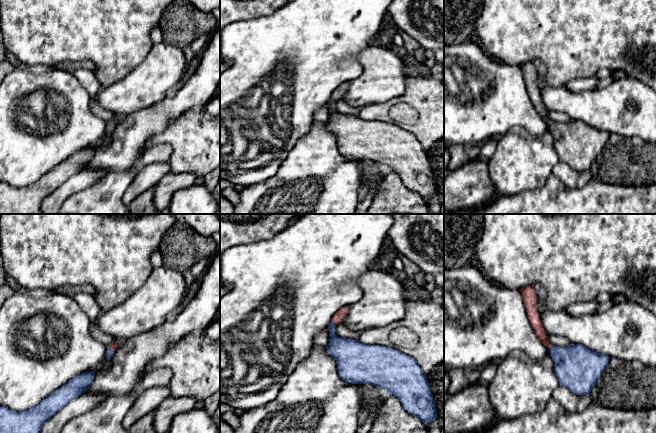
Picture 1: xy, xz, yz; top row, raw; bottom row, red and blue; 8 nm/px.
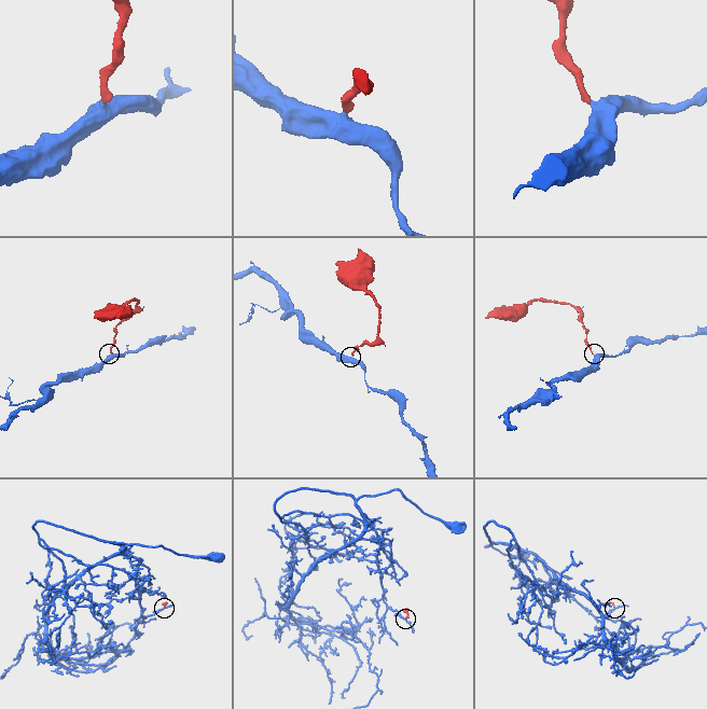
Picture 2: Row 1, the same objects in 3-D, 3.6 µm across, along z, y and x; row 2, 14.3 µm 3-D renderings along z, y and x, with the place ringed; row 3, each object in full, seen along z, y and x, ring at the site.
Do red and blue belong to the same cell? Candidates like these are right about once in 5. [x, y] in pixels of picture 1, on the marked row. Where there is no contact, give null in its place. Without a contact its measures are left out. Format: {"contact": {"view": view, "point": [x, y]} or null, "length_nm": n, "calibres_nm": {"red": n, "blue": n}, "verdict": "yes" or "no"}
{"contact": {"view": "xy", "point": [111, 348]}, "length_nm": 80, "calibres_nm": {"red": 50, "blue": 60}, "verdict": "yes"}

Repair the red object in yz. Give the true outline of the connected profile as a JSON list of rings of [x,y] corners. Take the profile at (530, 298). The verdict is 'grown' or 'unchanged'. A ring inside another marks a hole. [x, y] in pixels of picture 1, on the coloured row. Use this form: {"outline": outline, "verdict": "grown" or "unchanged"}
{"outline": [[[533,286],[522,288],[520,292],[528,319],[536,335],[550,350],[559,384],[576,395],[590,395],[592,387],[597,385],[610,357],[590,350],[582,344],[570,343],[567,347],[557,347],[551,344],[541,324],[537,311],[538,297]]], "verdict": "grown"}

